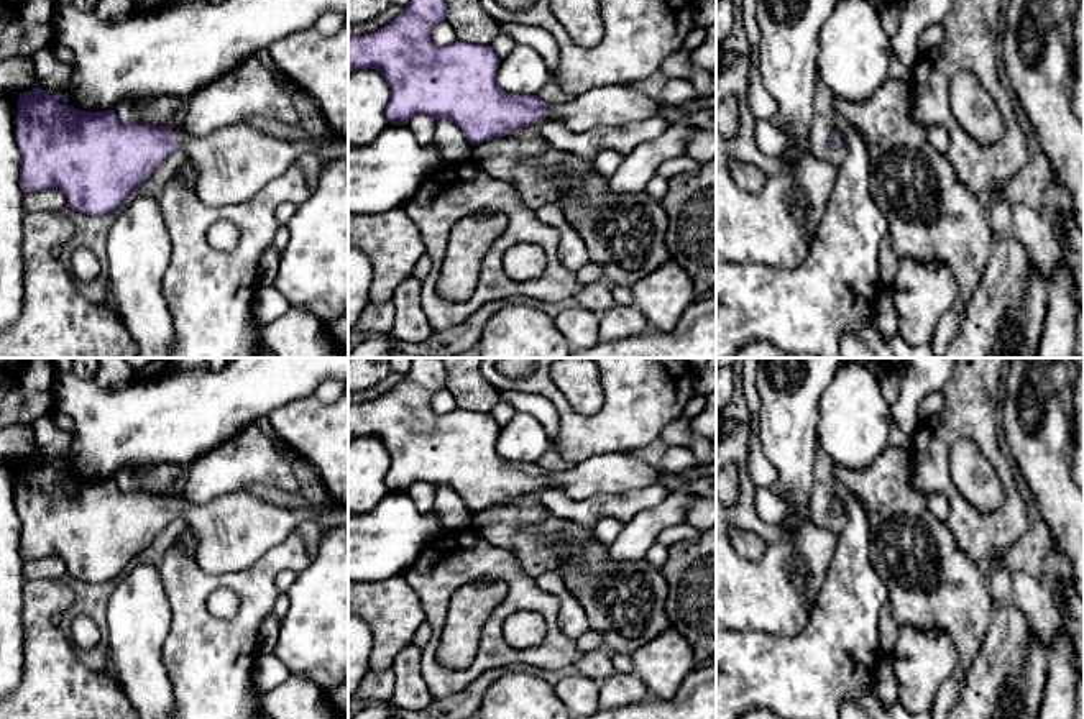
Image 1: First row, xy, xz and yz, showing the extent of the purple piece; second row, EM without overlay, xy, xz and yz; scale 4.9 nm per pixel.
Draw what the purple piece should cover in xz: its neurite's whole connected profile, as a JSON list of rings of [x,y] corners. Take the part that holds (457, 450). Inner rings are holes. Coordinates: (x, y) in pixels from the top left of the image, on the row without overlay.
[[[412,358],[409,373],[393,391],[365,404],[348,404],[348,442],[374,437],[386,447],[391,465],[384,483],[391,492],[407,492],[416,483],[450,488],[471,512],[539,492],[544,486],[562,489],[575,501],[598,494],[619,496],[652,484],[716,499],[716,476],[685,479],[634,458],[627,450],[585,460],[557,474],[545,473],[537,463],[508,461],[498,453],[501,427],[491,414],[455,409],[440,415],[430,409],[432,396],[443,387],[447,387],[443,358]]]

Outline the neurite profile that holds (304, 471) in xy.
[[[297,456],[292,463],[292,473],[299,484],[299,489],[307,488],[320,481],[317,468],[305,458]]]

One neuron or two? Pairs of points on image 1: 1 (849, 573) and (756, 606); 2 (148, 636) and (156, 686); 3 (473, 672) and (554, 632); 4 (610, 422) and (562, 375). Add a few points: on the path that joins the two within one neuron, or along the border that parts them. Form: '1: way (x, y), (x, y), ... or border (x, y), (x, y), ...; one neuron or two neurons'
1: border (836, 547), (817, 595); two neurons
2: way (148, 649), (148, 673); one neuron
3: way (495, 655), (539, 654); one neuron
4: border (601, 375), (603, 406), (592, 414), (578, 414); two neurons

